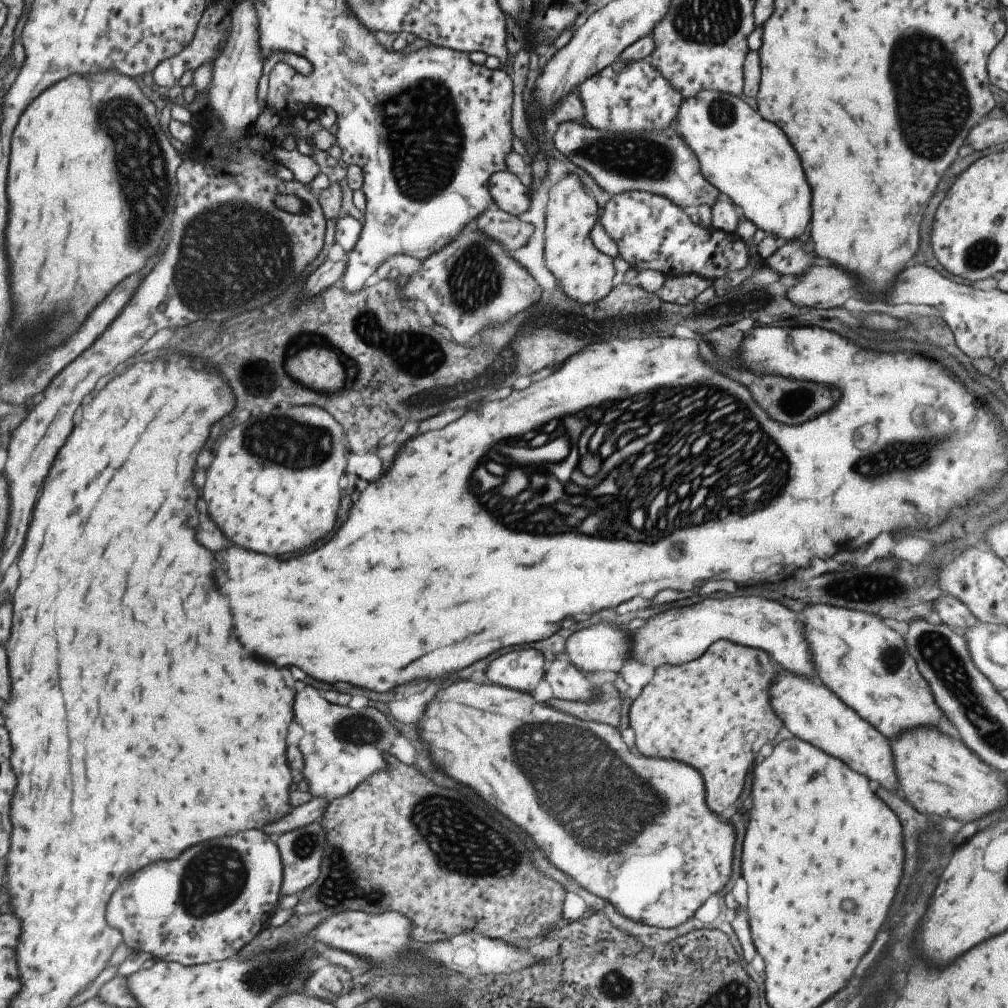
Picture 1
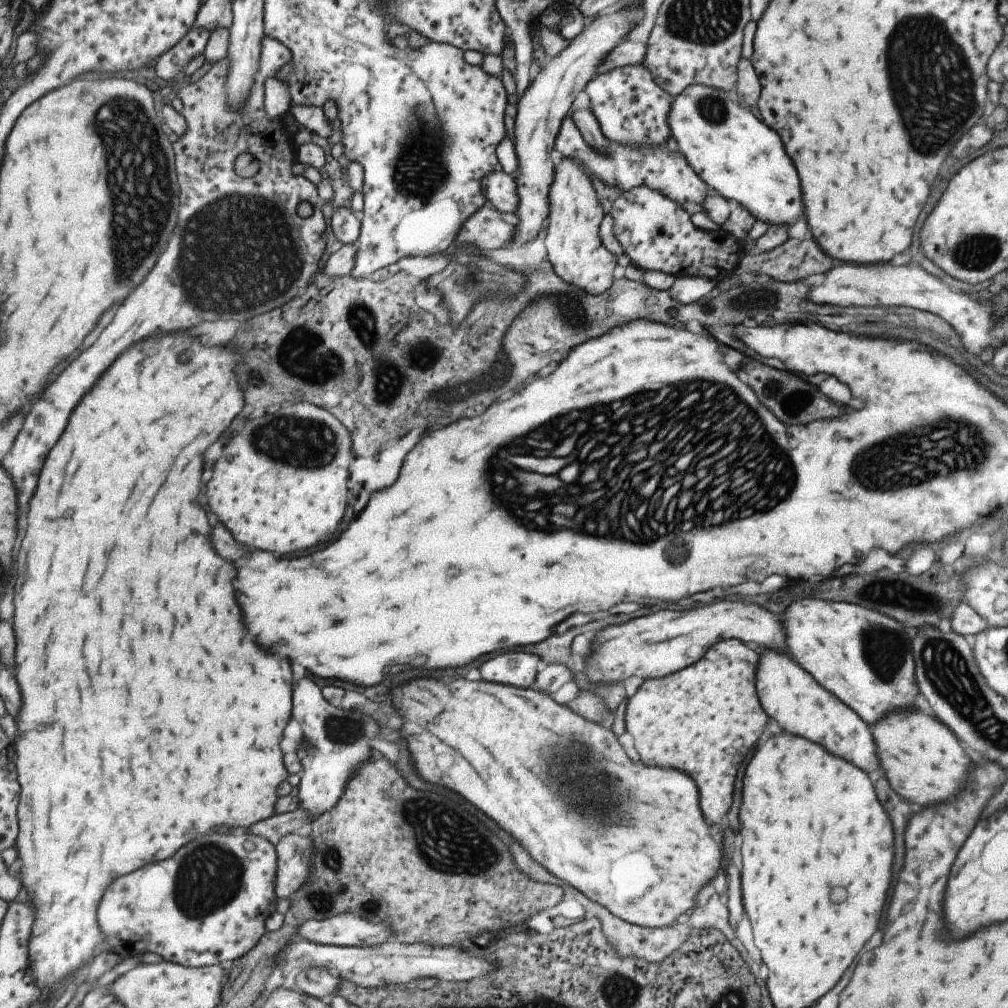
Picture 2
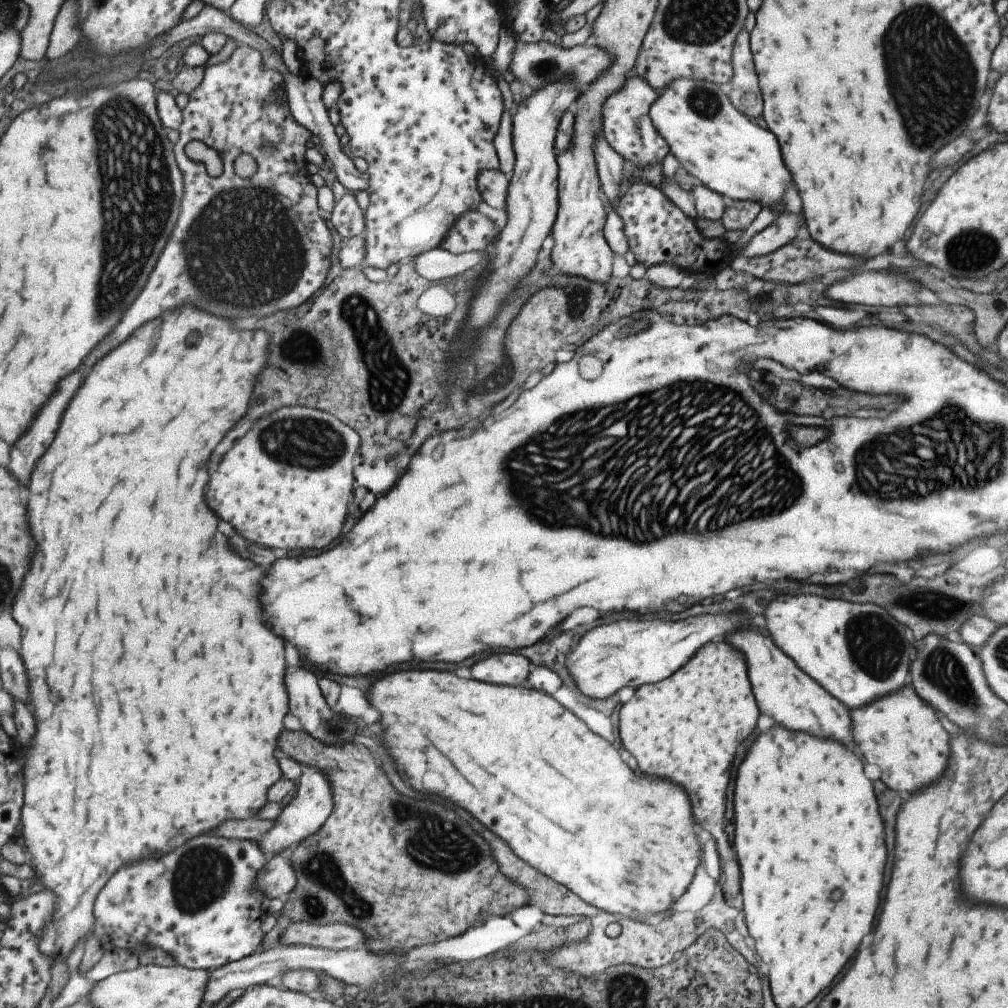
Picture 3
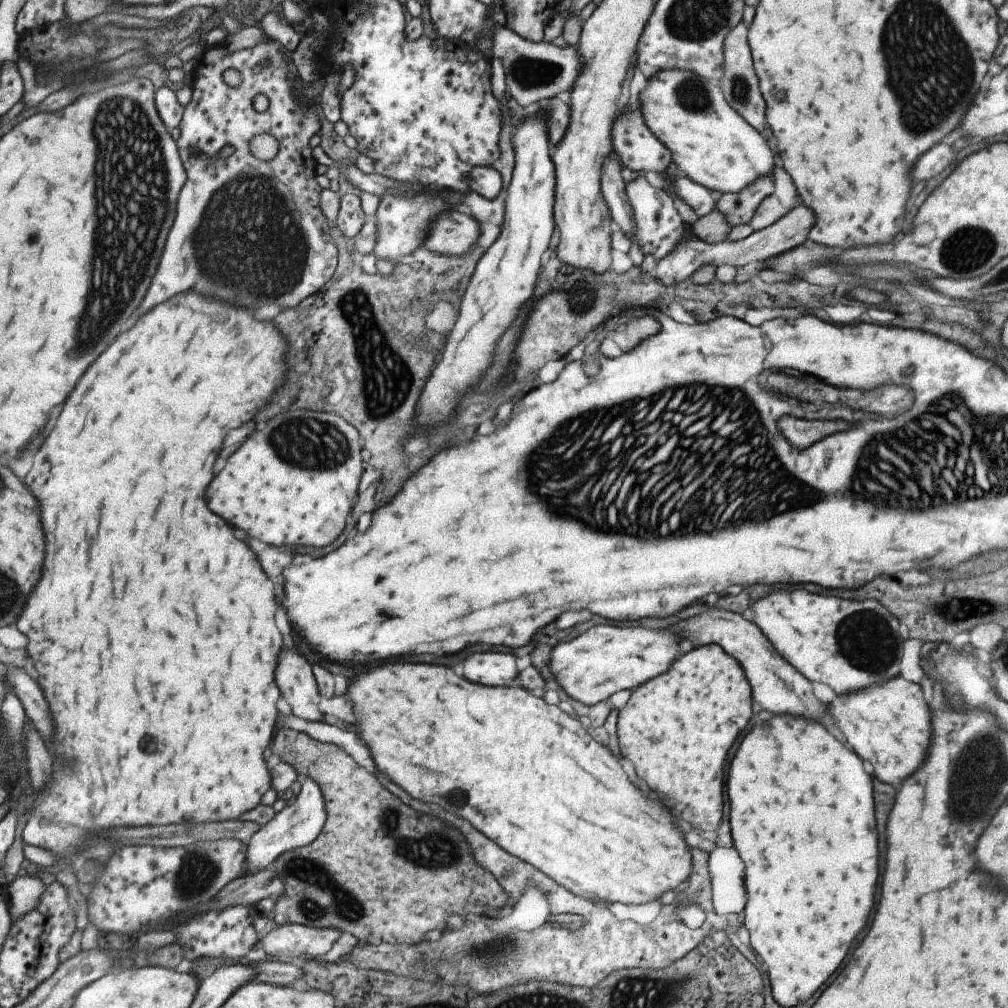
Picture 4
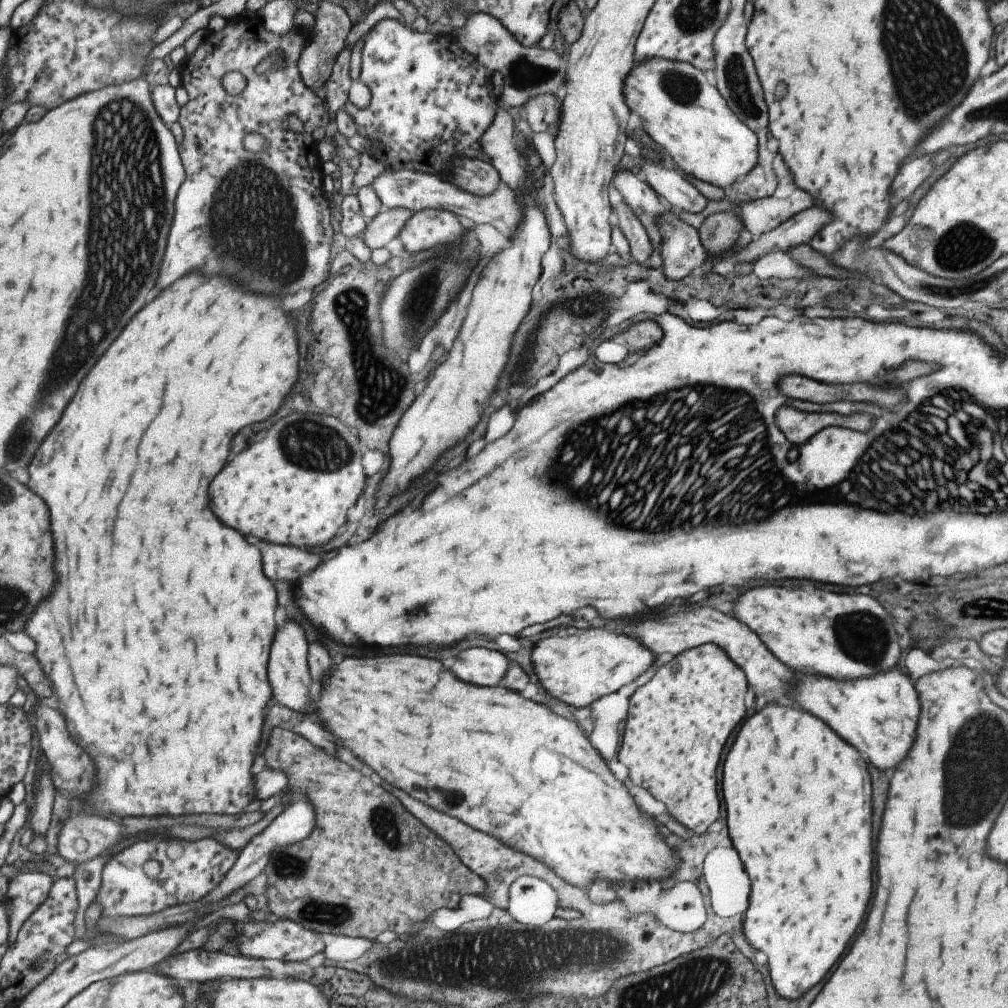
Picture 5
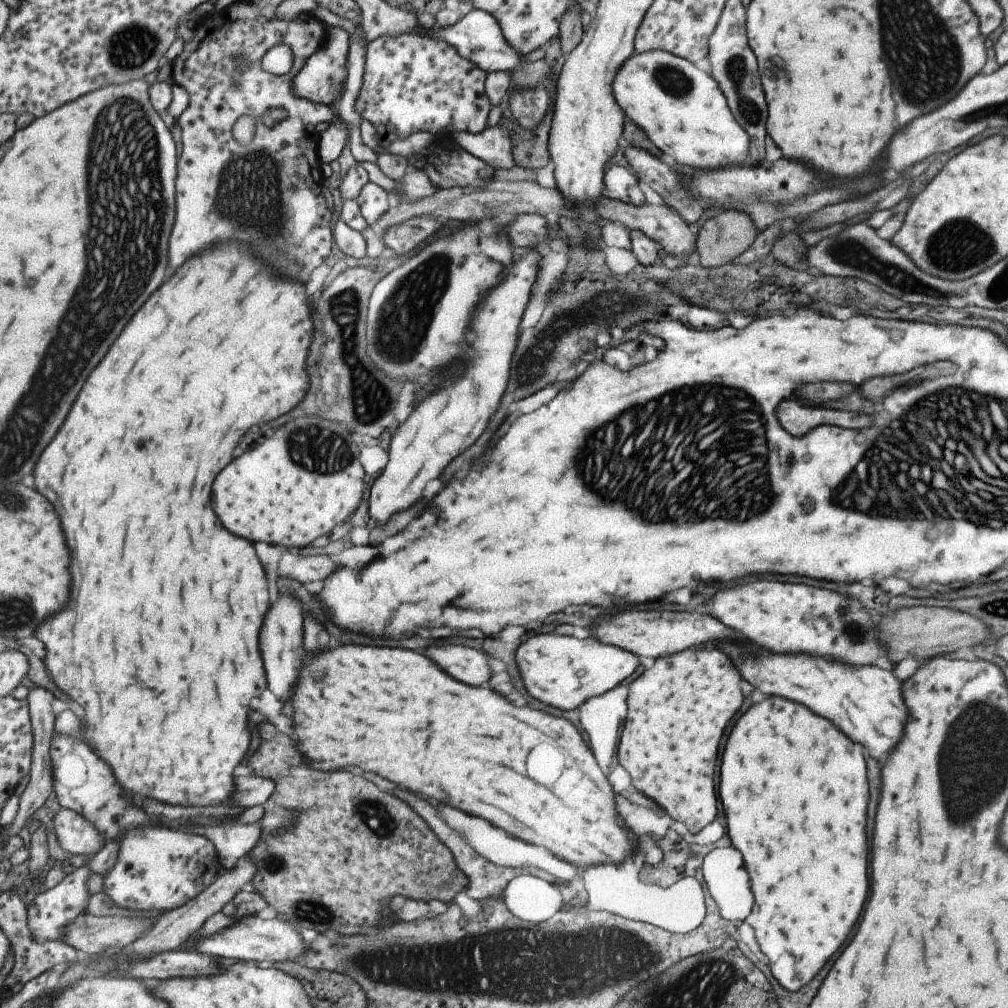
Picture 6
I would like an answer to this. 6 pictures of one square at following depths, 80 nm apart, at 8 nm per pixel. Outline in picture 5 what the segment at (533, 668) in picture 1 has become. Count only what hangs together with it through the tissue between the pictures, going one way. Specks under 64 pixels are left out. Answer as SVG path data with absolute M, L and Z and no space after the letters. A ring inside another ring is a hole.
M469 648L455 656L451 672L467 684L495 686L504 677L507 667L508 658L504 654L485 648Z

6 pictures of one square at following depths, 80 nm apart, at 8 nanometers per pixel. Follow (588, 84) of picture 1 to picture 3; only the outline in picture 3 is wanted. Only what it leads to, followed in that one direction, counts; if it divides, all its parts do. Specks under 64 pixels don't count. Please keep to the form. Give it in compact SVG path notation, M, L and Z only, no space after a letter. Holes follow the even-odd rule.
M632 72L628 74L622 90L604 100L602 137L621 158L624 158L625 166L628 168L647 169L659 165L669 153L666 142L655 130L648 115L648 110L656 96L657 91Z

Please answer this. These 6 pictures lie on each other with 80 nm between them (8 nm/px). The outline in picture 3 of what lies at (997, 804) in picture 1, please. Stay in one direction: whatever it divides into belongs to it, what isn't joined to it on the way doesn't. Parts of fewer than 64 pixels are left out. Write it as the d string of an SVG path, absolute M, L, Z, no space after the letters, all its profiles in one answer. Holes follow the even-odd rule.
M903 686L873 702L847 710L851 718L851 738L861 756L881 770L883 784L895 792L909 792L935 782L945 768L947 736L931 708L912 686Z

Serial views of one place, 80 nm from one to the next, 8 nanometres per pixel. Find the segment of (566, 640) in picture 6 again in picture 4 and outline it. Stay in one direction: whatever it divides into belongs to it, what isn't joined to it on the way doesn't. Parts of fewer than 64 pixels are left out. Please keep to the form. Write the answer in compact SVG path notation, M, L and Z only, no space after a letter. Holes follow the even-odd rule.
M593 626L585 630L583 634L567 640L567 642L551 642L549 651L549 670L557 682L557 686L581 704L587 706L596 702L604 701L617 691L634 689L654 676L664 673L674 662L675 654L678 650L686 650L682 647L682 638L676 631L670 628L663 630L655 628L630 628L629 626Z

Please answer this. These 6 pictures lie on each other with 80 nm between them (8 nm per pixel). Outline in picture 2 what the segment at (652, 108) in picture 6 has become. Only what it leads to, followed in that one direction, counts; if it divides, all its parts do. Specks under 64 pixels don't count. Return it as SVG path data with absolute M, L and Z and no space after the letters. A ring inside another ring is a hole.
M697 83L674 95L670 111L666 114L666 123L670 136L677 144L677 151L684 156L691 170L706 186L719 192L728 202L735 201L744 206L755 220L768 222L768 226L783 225L789 228L793 220L797 220L797 216L801 214L799 178L789 156L779 144L779 136L761 122L753 118L753 114L748 108L741 106L733 94Z

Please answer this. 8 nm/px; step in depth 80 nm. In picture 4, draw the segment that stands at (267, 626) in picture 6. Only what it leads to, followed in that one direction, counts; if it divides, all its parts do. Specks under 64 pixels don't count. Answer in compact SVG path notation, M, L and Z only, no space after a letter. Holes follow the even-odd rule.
M295 646L279 650L279 660L275 662L275 684L295 716L309 722L320 722L322 718L317 712L319 694L315 680L311 676L309 664Z

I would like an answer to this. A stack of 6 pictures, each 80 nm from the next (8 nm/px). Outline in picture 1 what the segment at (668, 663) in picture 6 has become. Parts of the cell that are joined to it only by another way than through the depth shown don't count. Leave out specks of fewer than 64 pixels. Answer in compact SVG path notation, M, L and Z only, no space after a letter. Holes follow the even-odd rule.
M717 640L701 658L681 666L657 667L629 706L628 726L634 732L634 744L639 754L677 761L697 770L703 781L705 804L718 817L727 806L735 804L743 788L743 778L749 772L757 750L767 744L781 726L767 704L767 686L773 678L771 666L773 663L763 651Z

